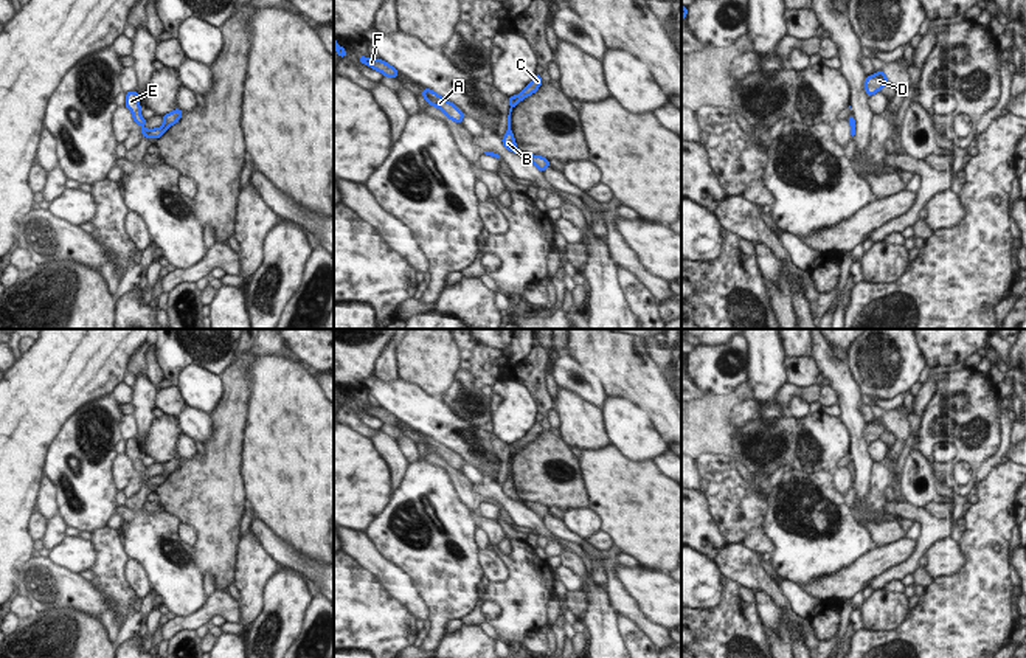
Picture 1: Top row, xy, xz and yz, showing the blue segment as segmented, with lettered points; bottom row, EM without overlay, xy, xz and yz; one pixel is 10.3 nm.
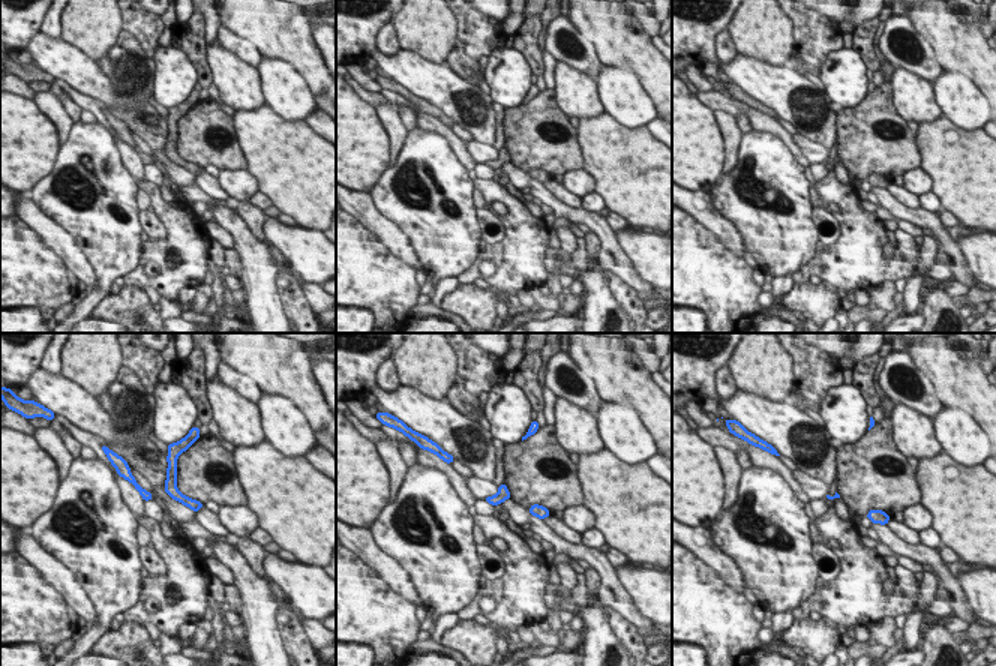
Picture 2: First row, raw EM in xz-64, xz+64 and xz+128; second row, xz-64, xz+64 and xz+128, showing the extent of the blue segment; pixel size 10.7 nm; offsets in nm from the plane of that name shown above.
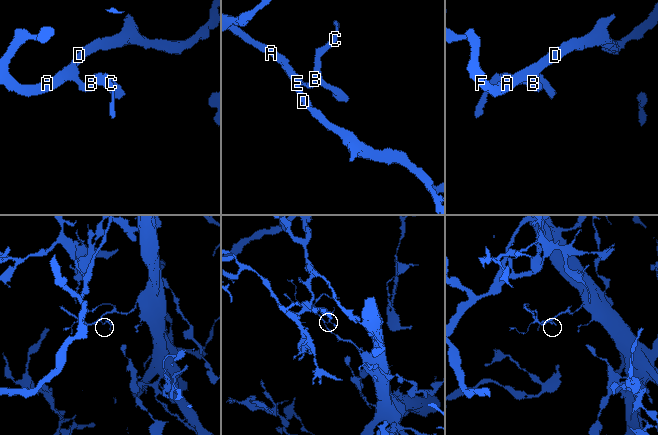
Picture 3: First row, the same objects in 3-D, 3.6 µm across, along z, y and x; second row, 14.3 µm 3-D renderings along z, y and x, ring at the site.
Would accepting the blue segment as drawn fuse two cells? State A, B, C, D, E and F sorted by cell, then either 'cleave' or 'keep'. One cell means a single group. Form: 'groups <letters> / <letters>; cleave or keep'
groups A B C D E F; keep

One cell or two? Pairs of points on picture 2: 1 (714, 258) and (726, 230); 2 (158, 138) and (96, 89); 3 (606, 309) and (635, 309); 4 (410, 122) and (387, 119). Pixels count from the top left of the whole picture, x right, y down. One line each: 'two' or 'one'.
1: two
2: two
3: two
4: two

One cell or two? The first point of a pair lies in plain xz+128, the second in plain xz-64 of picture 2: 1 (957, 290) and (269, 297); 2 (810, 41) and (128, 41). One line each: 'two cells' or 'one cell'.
1: two cells
2: two cells

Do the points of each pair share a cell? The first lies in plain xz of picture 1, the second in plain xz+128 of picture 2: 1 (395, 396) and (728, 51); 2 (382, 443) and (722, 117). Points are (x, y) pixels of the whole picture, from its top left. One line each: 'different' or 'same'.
1: different
2: same

